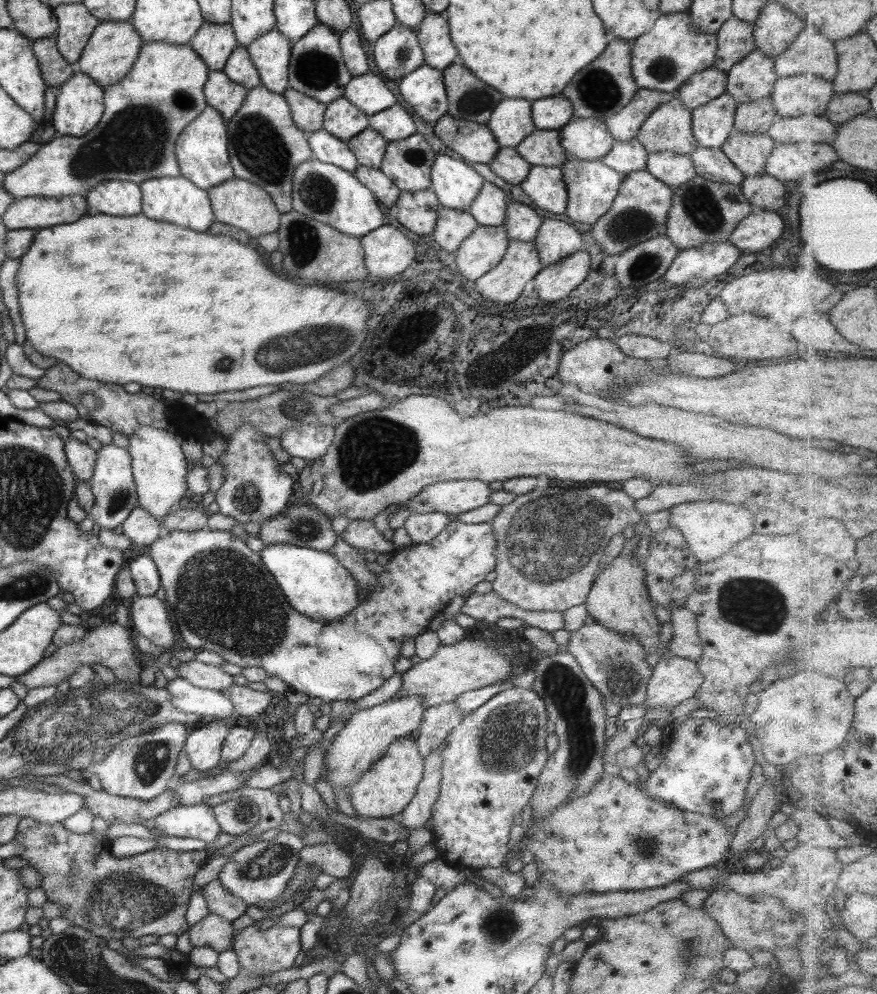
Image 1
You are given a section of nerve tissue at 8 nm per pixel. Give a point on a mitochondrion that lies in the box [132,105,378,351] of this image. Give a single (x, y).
(260, 149)

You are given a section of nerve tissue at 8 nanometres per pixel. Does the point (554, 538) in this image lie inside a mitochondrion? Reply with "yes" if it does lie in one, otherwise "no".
yes

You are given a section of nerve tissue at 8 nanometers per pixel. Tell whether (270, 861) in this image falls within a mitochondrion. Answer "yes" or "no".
yes

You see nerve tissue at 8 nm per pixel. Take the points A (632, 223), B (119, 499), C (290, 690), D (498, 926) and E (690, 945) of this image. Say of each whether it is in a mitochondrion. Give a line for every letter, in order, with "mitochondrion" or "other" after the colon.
A: mitochondrion
B: mitochondrion
C: other
D: mitochondrion
E: mitochondrion

